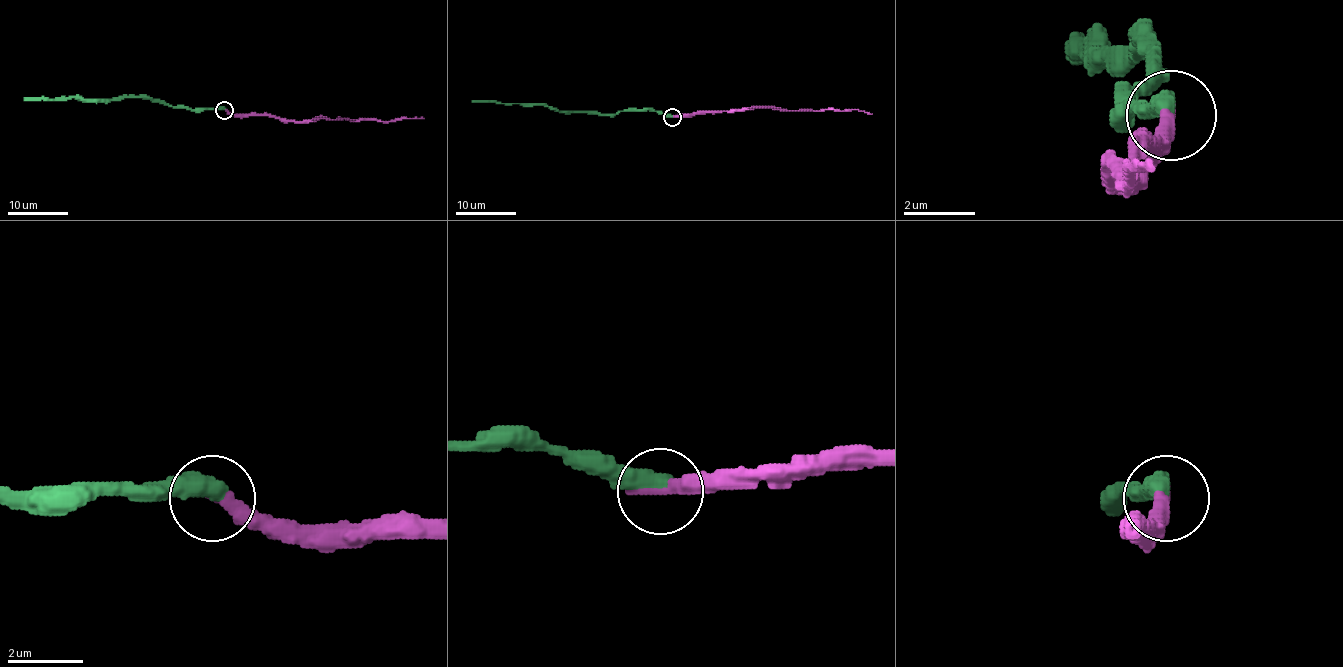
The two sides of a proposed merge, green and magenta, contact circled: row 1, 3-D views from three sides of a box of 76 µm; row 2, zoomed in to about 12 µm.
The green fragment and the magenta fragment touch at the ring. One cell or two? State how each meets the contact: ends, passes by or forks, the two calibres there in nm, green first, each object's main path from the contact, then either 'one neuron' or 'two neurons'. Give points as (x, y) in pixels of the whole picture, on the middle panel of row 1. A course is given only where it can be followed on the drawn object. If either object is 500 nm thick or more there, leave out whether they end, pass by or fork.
500 nm thick on the green side, 360 nm on the other; green runs (672, 117), (655, 111), (634, 109), (612, 114), (561, 112), (538, 103), (472, 100); magenta runs (672, 117), (774, 106), (788, 111), (858, 109), (872, 114); one neuron

